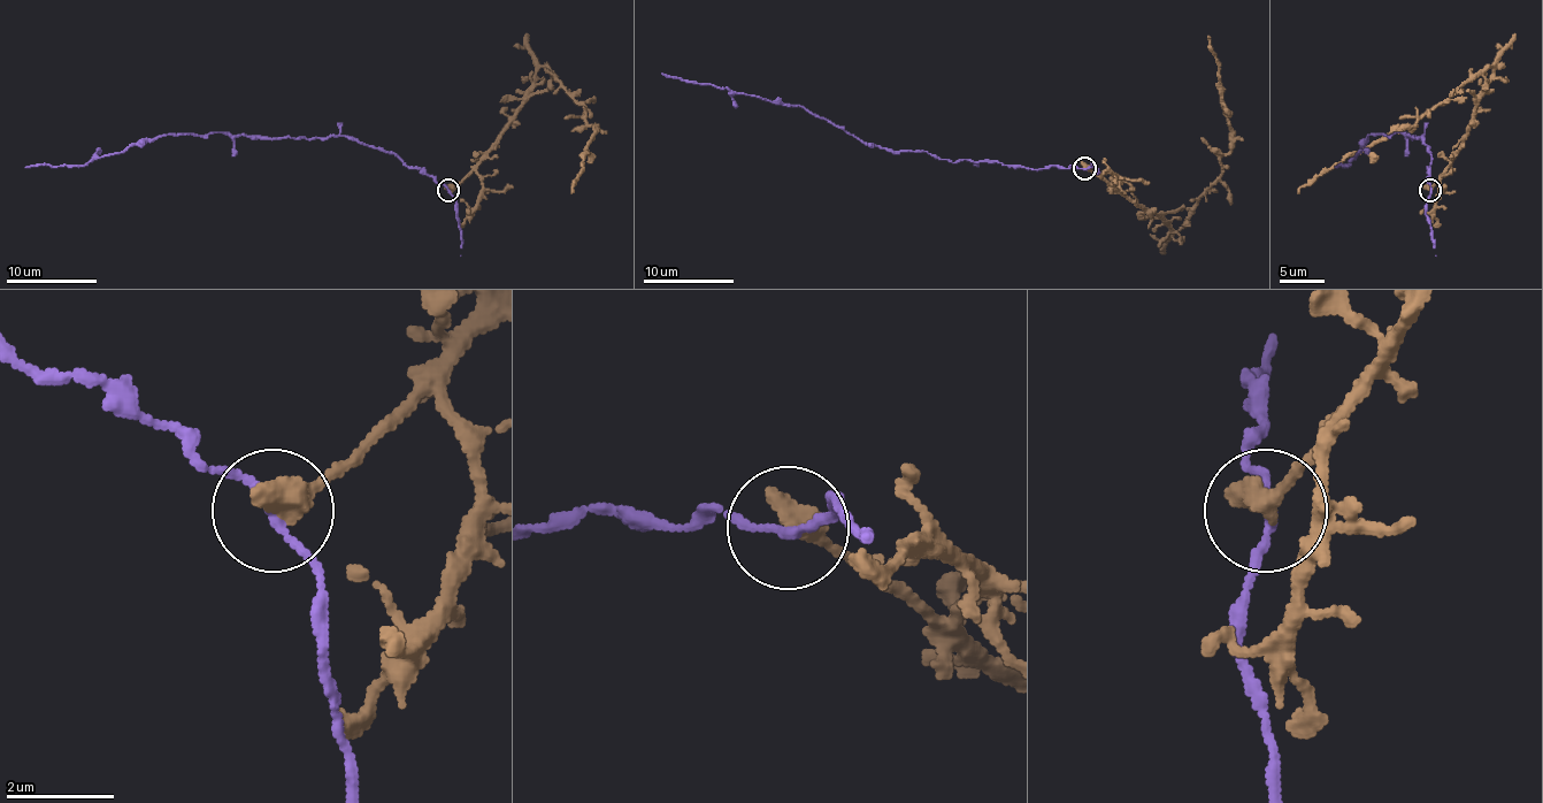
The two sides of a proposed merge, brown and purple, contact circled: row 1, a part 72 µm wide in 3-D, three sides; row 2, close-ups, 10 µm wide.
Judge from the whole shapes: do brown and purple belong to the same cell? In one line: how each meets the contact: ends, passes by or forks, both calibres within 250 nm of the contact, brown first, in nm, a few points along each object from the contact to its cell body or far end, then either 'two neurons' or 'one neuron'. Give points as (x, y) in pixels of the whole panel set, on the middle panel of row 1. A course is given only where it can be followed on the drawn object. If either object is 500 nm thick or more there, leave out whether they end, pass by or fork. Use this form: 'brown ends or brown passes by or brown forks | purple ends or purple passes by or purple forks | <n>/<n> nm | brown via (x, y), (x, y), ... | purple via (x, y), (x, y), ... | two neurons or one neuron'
550/150 nm | brown via (1085, 169), (1153, 212), (1171, 230), (1180, 228), (1221, 174), (1221, 158), (1229, 151), (1223, 88), (1207, 36) | purple via (1085, 169), (1039, 169), (943, 160), (924, 151), (885, 151), (800, 106), (773, 104), (754, 94), (662, 74) | one neuron

